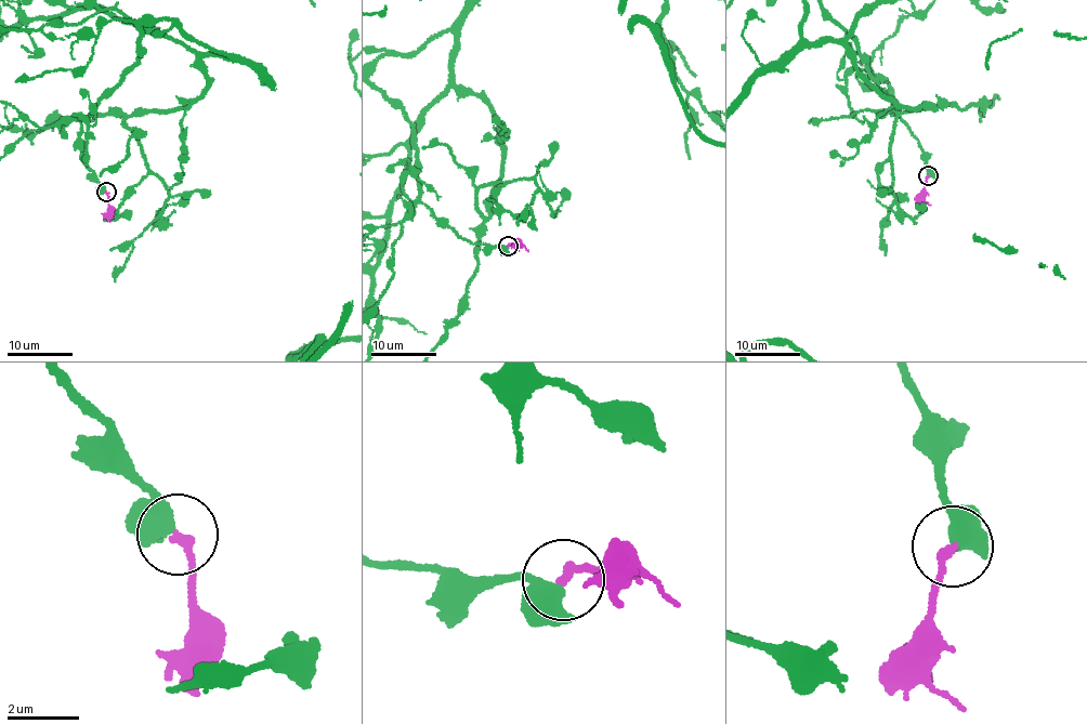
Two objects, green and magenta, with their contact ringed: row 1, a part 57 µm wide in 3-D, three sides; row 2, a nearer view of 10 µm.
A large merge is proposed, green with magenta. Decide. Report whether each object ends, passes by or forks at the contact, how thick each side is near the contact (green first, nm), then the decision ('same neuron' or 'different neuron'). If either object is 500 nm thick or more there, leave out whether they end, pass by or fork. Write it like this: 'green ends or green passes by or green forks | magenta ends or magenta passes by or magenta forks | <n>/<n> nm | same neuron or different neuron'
green passes by | magenta ends | 440/240 nm | same neuron

